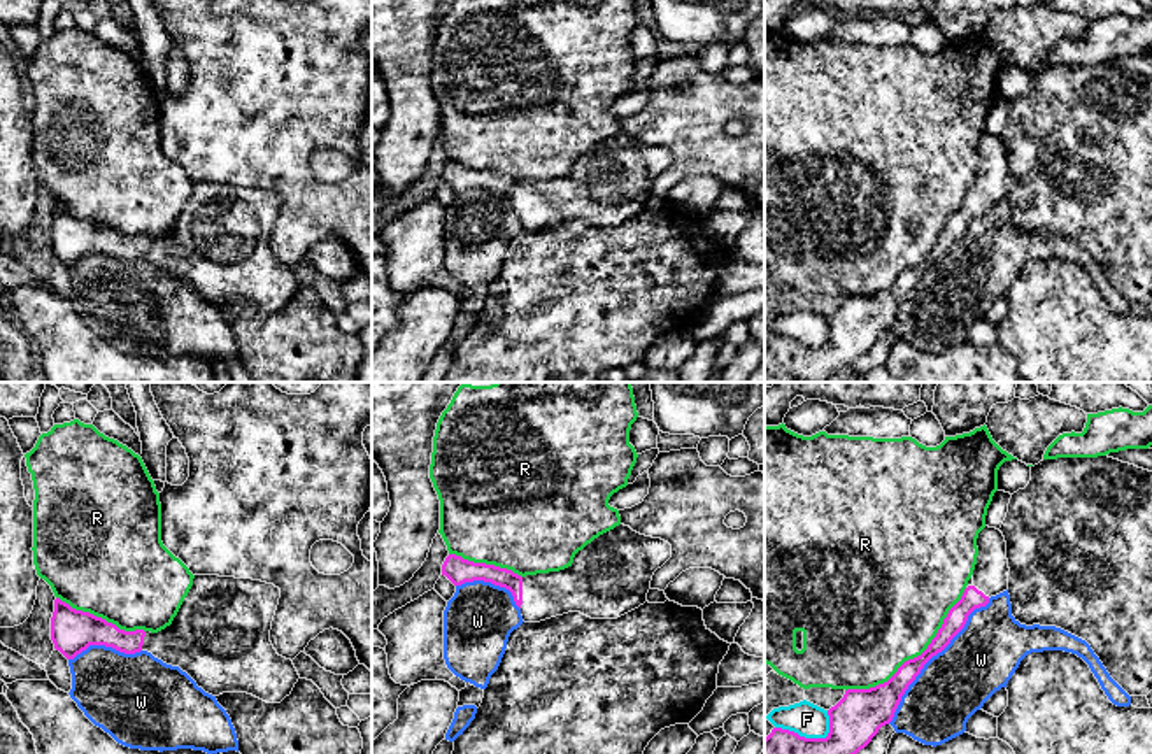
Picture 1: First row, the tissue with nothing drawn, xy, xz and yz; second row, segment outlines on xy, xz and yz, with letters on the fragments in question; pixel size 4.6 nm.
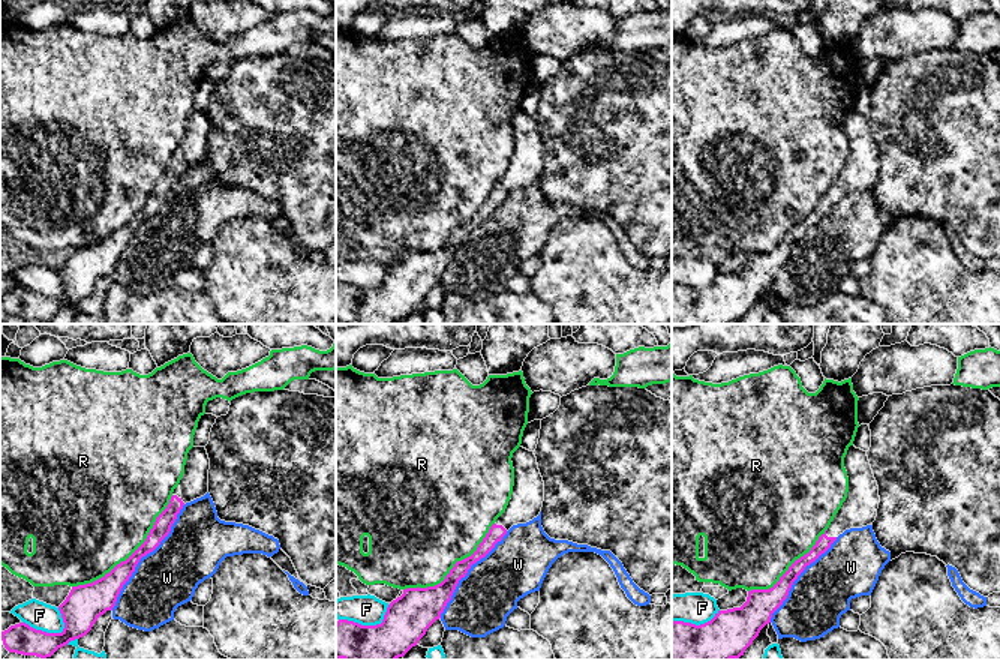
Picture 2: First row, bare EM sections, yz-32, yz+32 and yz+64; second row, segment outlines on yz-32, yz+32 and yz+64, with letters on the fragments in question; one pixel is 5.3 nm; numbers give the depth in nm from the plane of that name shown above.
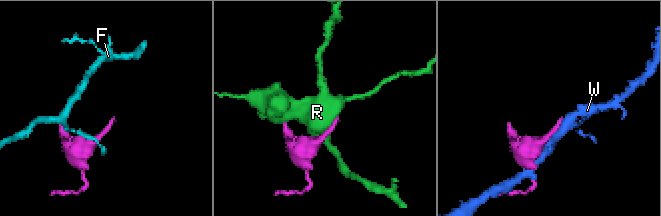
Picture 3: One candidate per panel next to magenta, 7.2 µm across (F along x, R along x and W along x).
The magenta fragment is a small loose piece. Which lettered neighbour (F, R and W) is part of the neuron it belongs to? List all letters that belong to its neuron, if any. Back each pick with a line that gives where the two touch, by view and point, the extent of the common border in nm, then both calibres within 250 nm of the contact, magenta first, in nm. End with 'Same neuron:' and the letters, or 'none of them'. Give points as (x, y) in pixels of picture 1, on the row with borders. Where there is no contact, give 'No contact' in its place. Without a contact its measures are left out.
Same neuron: none of them

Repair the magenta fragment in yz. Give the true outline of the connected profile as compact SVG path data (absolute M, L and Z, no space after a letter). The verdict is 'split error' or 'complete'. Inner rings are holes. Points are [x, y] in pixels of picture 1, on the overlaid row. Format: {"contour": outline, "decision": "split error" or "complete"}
{"contour": "M985 526L977 538L978 556L973 584L949 610L942 628L928 649L905 661L884 684L870 689L847 689L843 698L828 710L829 733L826 738L805 738L794 731L773 728L764 738L764 754L857 754L878 729L889 724L908 686L924 665L942 652L964 628L968 615L1008 589L1006 542L999 530Z", "decision": "split error"}

